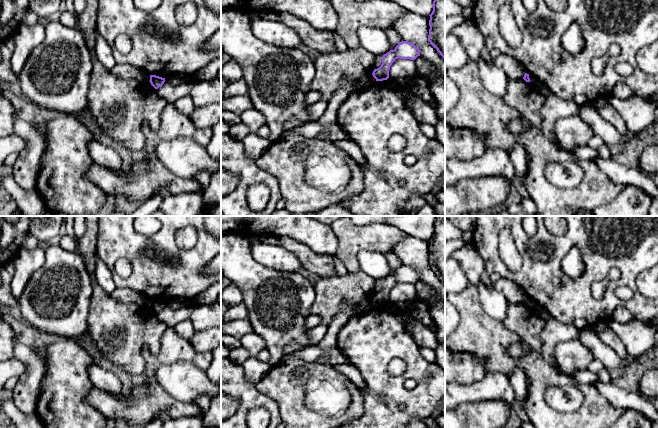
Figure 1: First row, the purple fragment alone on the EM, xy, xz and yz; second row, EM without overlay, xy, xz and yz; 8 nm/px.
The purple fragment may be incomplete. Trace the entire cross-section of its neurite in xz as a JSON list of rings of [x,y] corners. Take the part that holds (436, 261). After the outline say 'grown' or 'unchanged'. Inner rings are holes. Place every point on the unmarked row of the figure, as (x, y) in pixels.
[[[435,217],[433,235],[429,240],[428,265],[445,283],[445,220],[440,221]]]; unchanged

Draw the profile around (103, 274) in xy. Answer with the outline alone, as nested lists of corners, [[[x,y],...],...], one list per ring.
[[[96,253],[95,277],[99,285],[107,293],[116,289],[111,270],[99,259]]]

